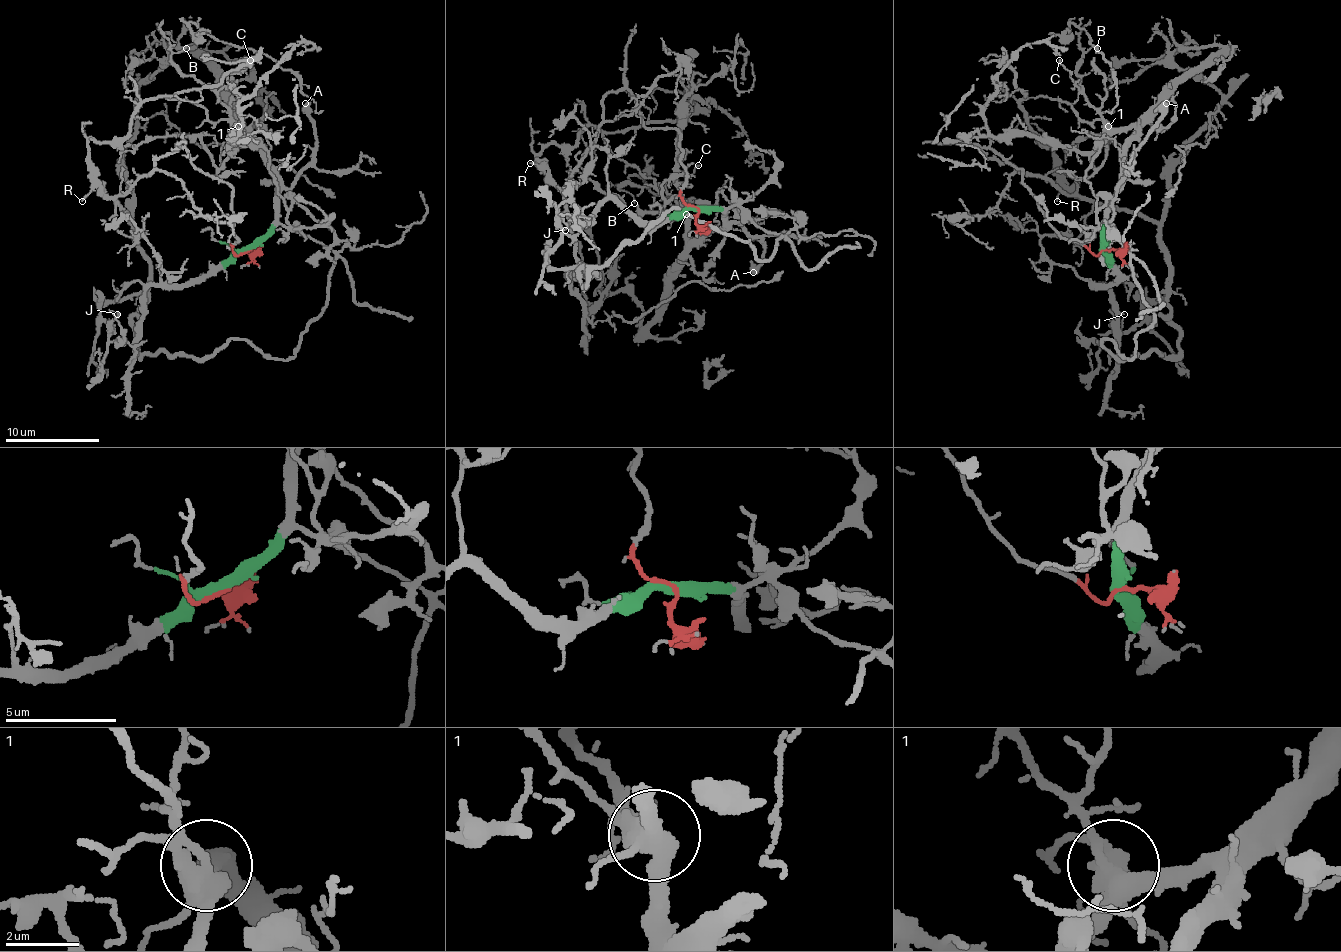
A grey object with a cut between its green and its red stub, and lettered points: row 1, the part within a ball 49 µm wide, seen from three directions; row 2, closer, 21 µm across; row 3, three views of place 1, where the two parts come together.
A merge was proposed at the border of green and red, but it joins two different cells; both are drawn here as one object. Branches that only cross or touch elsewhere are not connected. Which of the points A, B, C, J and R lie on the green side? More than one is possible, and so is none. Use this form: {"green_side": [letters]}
{"green_side": ["A", "B", "C"]}

